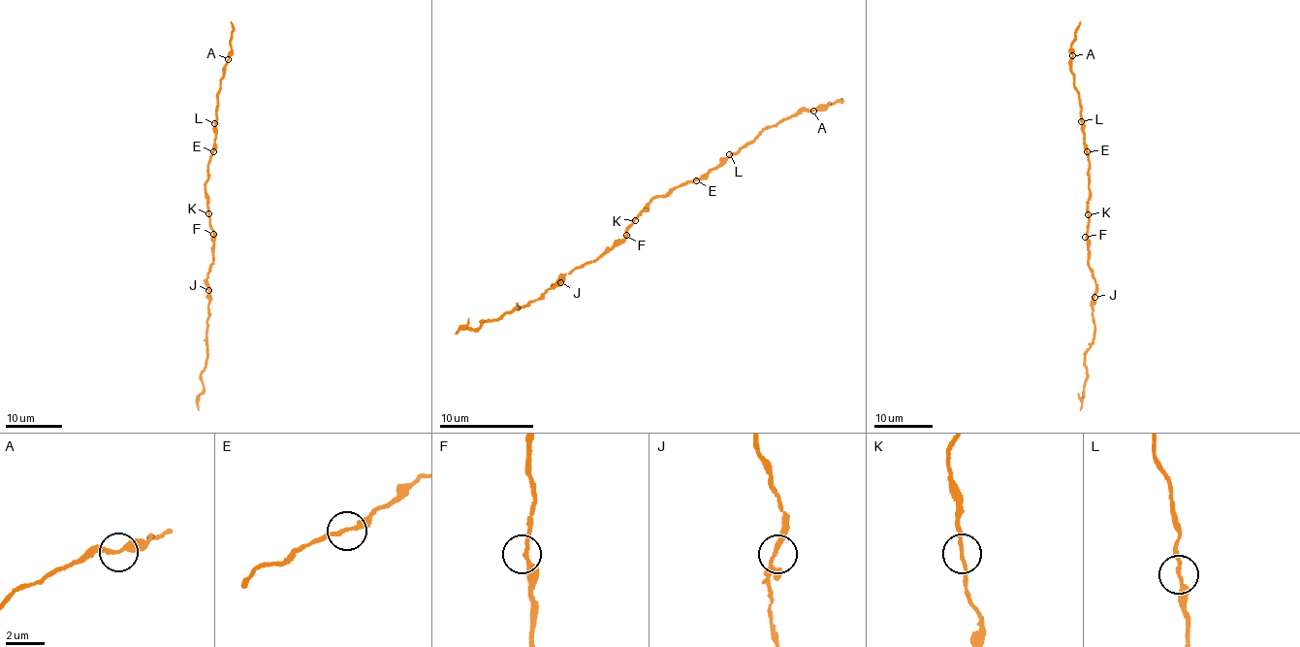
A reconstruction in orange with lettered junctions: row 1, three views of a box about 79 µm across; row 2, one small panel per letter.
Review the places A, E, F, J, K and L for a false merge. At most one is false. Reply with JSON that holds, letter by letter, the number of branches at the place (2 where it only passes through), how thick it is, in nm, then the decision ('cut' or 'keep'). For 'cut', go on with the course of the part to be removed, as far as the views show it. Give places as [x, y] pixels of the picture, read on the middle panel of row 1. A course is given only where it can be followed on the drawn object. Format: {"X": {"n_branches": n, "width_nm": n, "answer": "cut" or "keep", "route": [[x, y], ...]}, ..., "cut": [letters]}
{"A": {"n_branches": 2, "width_nm": 200, "answer": "keep"}, "E": {"n_branches": 2, "width_nm": 200, "answer": "keep"}, "F": {"n_branches": 2, "width_nm": 240, "answer": "keep"}, "J": {"n_branches": 2, "width_nm": 200, "answer": "keep"}, "K": {"n_branches": 2, "width_nm": 190, "answer": "keep"}, "L": {"n_branches": 2, "width_nm": 180, "answer": "keep"}, "cut": []}

